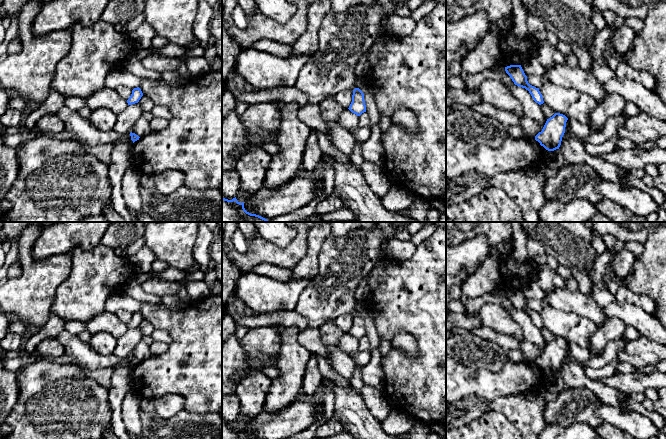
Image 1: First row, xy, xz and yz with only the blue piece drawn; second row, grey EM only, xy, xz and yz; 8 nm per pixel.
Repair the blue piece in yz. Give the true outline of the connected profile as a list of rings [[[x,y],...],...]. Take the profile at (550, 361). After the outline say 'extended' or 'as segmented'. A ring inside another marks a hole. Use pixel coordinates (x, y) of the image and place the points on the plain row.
[[[555,337],[547,343],[542,355],[535,360],[535,364],[548,375],[559,373],[567,344],[565,339]]]; as segmented

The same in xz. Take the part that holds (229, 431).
[[[222,421],[222,439],[256,439],[247,436],[244,432],[244,426],[240,427],[236,421],[228,424]]]; as segmented

